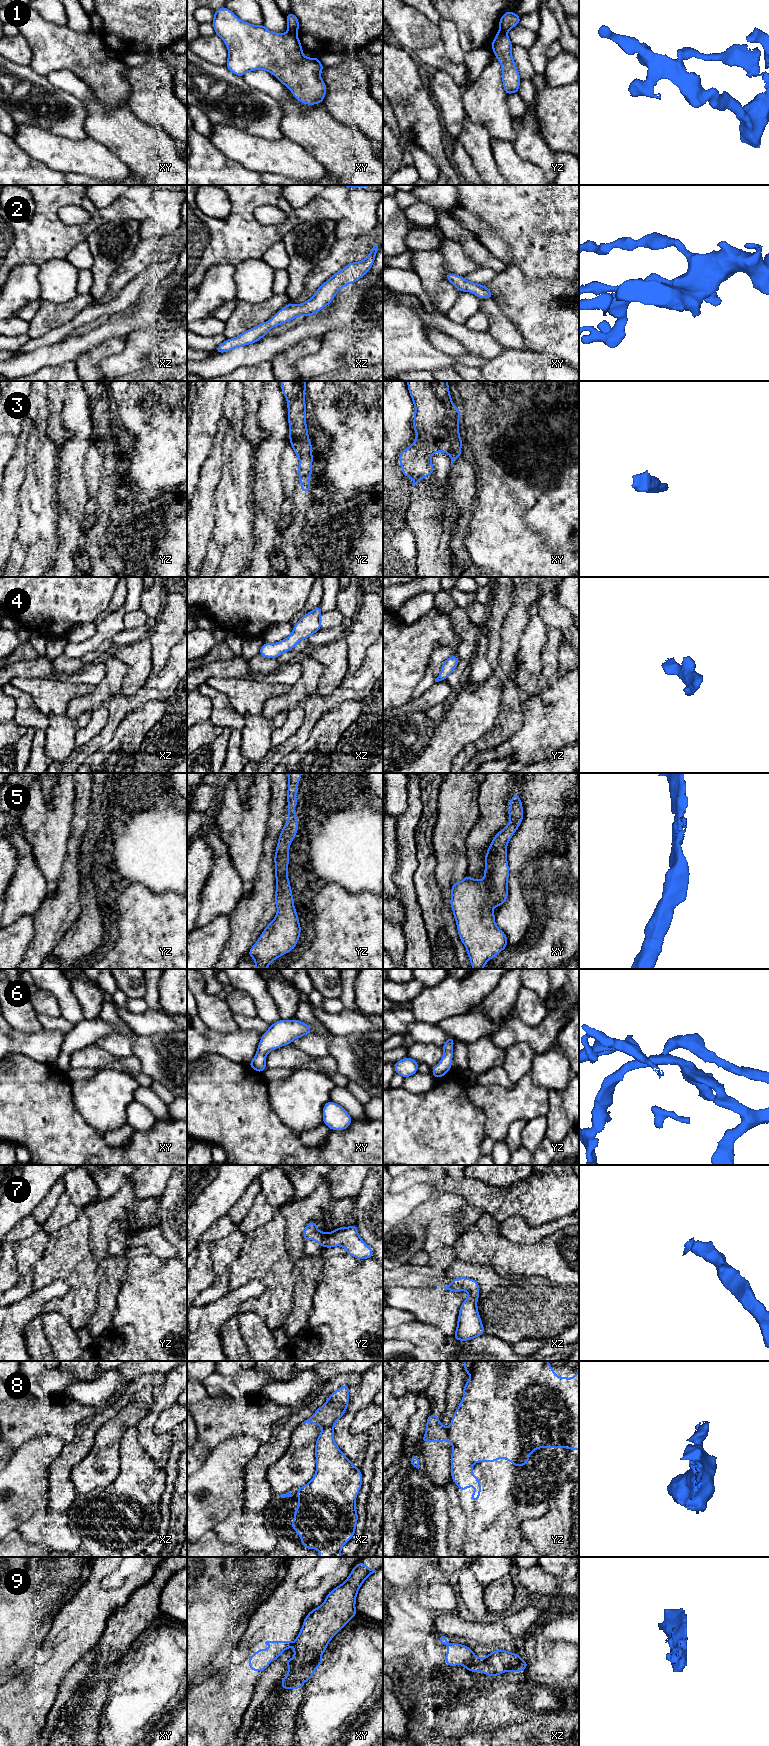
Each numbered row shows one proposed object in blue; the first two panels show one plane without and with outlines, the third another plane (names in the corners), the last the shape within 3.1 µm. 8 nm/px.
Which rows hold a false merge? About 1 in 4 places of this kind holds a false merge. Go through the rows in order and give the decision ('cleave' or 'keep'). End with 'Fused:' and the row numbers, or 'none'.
1: cleave
2: keep
3: keep
4: keep
5: keep
6: keep
7: keep
8: cleave
9: cleave
Fused: 1, 8, 9

